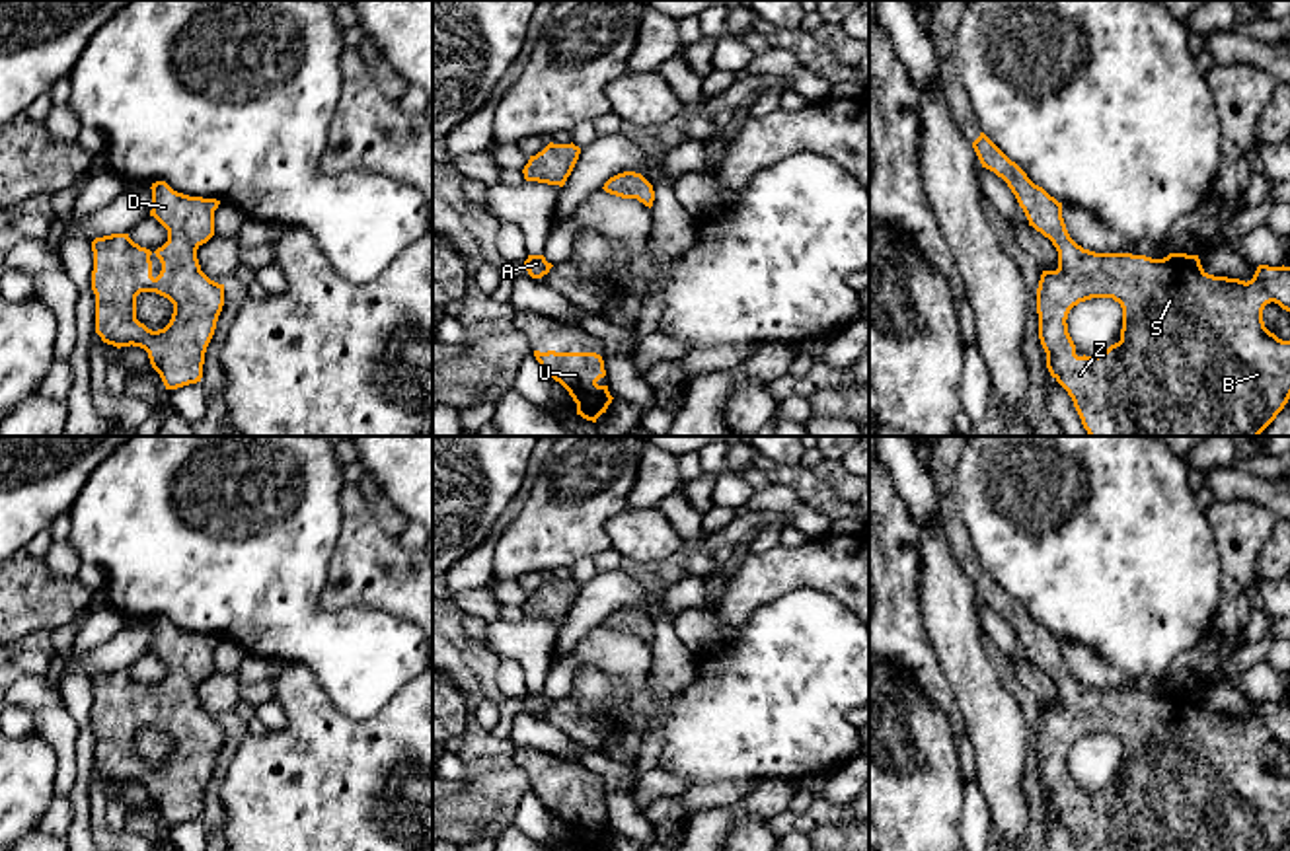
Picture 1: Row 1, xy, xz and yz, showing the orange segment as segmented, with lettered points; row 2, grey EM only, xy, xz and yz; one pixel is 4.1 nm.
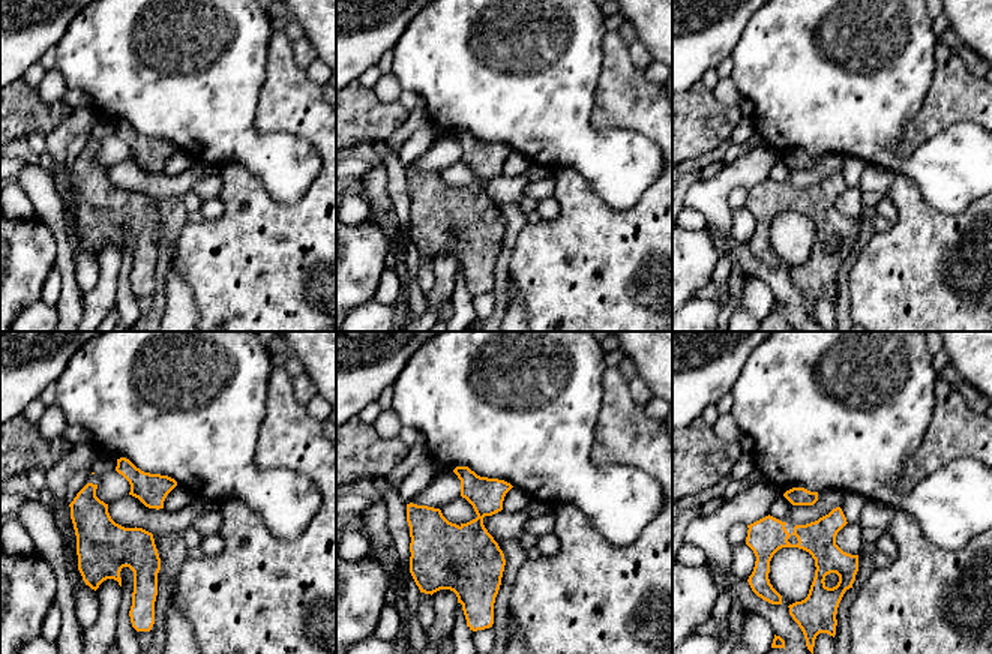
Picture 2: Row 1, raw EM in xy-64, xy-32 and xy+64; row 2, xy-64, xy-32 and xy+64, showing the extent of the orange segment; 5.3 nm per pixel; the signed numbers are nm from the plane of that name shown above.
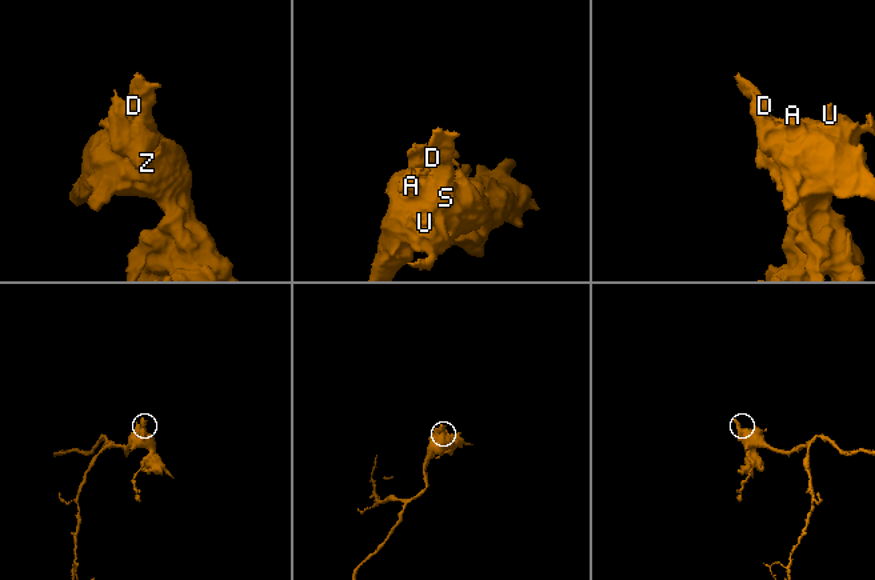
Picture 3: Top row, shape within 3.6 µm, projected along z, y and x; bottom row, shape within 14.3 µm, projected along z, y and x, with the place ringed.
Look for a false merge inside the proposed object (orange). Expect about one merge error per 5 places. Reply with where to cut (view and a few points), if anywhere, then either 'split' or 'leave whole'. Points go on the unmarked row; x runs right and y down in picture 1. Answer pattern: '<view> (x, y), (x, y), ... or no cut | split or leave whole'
no cut | leave whole

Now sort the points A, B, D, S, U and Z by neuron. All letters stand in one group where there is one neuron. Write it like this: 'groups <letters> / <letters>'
groups A B D S U Z

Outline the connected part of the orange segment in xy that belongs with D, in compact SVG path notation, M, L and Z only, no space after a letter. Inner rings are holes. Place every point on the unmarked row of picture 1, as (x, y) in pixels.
M166 617L150 625L150 652L168 666L168 678L154 687L162 707L152 713L152 687L129 670L95 674L95 769L117 785L144 785L166 826L177 826L201 818L205 789L224 742L224 721L210 717L197 695L197 685L214 672L220 637L177 629ZM140 728L156 728L173 740L164 765L152 767L136 756Z

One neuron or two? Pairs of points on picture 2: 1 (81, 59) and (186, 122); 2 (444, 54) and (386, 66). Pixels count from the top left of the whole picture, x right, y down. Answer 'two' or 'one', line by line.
1: one
2: two

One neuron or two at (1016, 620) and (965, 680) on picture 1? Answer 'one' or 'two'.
two

